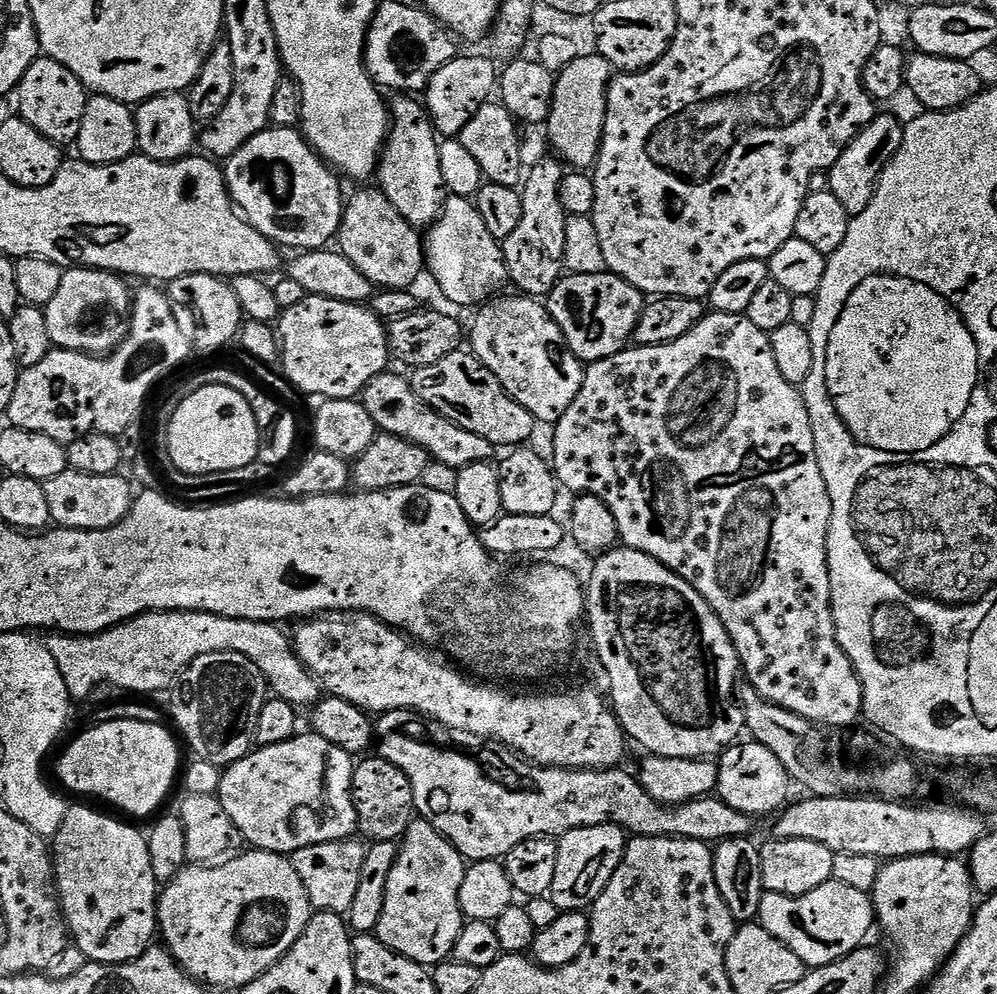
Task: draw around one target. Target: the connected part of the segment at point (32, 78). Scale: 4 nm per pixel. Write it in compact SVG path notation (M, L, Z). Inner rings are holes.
M37 58L20 80L19 96L19 119L25 120L38 134L42 134L47 140L52 140L59 146L66 145L67 140L68 143L75 141L90 93L70 69L62 66L57 60Z

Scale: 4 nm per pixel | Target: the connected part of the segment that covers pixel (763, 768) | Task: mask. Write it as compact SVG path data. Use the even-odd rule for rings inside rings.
M755 742L747 743L733 743L719 757L716 774L718 796L734 810L743 812L751 818L764 816L767 812L779 813L789 799L787 798L789 774L782 766L782 762L778 762L778 758L774 758L774 754L766 750L766 746Z

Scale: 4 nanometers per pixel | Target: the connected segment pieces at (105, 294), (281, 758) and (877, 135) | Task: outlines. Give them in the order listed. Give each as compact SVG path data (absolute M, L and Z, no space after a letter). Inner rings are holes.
M69 268L54 298L43 305L46 330L53 345L66 352L107 354L128 337L128 321L133 297L115 272L102 272L99 268Z
M296 734L286 741L257 747L223 769L218 799L253 849L291 854L306 846L347 840L357 831L356 807L352 801L353 753L325 744L321 736L312 734L309 737L307 740Z
M877 114L842 150L838 162L834 162L826 179L828 179L827 187L834 194L834 198L838 198L838 202L842 202L849 217L862 214L862 210L866 210L866 206L870 206L872 195L876 192L876 181L880 179L881 172L898 150L903 137L902 120L896 116Z

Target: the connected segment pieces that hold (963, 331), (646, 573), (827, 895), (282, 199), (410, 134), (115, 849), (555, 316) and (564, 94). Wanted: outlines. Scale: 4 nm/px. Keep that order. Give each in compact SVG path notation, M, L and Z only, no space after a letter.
M871 276L851 291L852 304L848 304L848 312L844 312L844 320L840 320L836 336L826 336L826 343L822 348L823 387L826 392L836 392L836 404L840 404L838 412L844 412L844 416L848 416L848 424L856 428L858 438L872 440L872 444L880 444L880 448L925 448L927 444L932 444L932 440L936 440L936 436L940 436L940 432L944 432L944 428L948 428L948 420L952 420L956 412L967 410L981 379L980 351L972 340L968 327L964 325L964 319L928 284L919 284L916 280L907 280L901 276Z
M627 546L609 549L595 560L597 561L584 588L585 617L586 624L588 620L596 654L608 654L608 646L612 644L612 638L614 638L612 636L614 620L619 616L619 599L623 592L634 587L677 587L681 583L681 578L652 555Z
M830 879L822 886L810 890L801 896L783 896L777 892L765 892L760 898L759 923L774 938L778 938L809 969L821 968L827 964L833 964L841 960L843 956L849 956L855 948L861 947L868 936L868 931L874 928L874 913L871 895L862 890L854 890L852 886L846 886L838 879Z
M265 128L257 136L250 138L250 142L246 142L233 156L228 157L223 173L233 205L248 218L252 218L252 215L264 215L254 220L255 227L262 230L281 249L323 249L328 244L327 240L339 233L346 200L343 195L340 197L337 173L317 156L311 144L297 129L295 132L292 128Z
M396 94L391 98L390 127L386 132L386 143L378 156L378 188L407 224L424 230L440 215L446 199L440 170L438 134L419 99L408 94Z
M69 807L64 816L62 826L56 832L50 844L50 852L54 857L54 879L56 881L56 891L68 931L74 944L80 947L80 952L85 957L85 961L93 964L131 964L143 954L145 948L153 943L152 935L155 937L158 932L158 921L156 919L156 909L158 907L158 881L154 878L154 870L150 866L150 850L148 849L147 835L136 828L131 828L128 824L123 824L120 820L115 820L112 816L103 816L100 812L95 812L92 808Z
M607 270L561 275L546 297L549 316L560 327L568 349L581 362L610 358L629 347L645 303L644 293Z
M577 55L555 77L551 108L546 121L548 140L557 157L576 170L588 170L595 165L600 152L600 134L604 129L604 97L614 69L603 56Z

